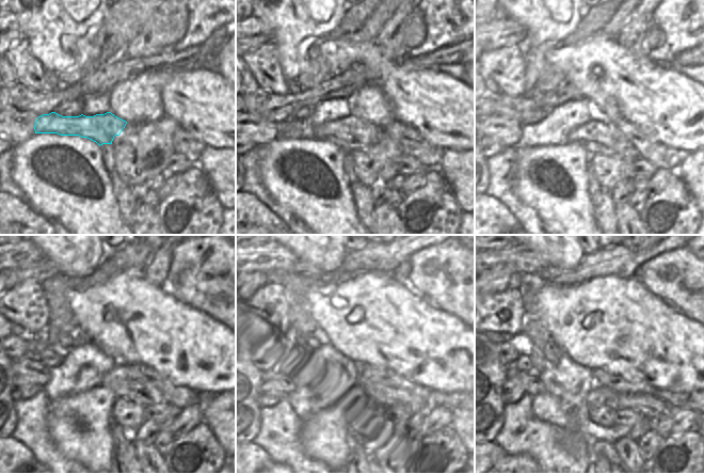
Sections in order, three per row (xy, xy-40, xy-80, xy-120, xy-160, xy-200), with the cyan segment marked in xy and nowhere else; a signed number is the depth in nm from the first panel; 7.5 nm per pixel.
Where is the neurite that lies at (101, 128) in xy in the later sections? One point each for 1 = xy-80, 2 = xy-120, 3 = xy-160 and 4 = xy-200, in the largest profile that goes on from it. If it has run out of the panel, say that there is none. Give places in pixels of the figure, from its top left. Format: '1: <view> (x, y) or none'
1: xy-80 (597, 137)
2: xy-120 (125, 380)
3: xy-160 (380, 397)
4: xy-200 (648, 406)

